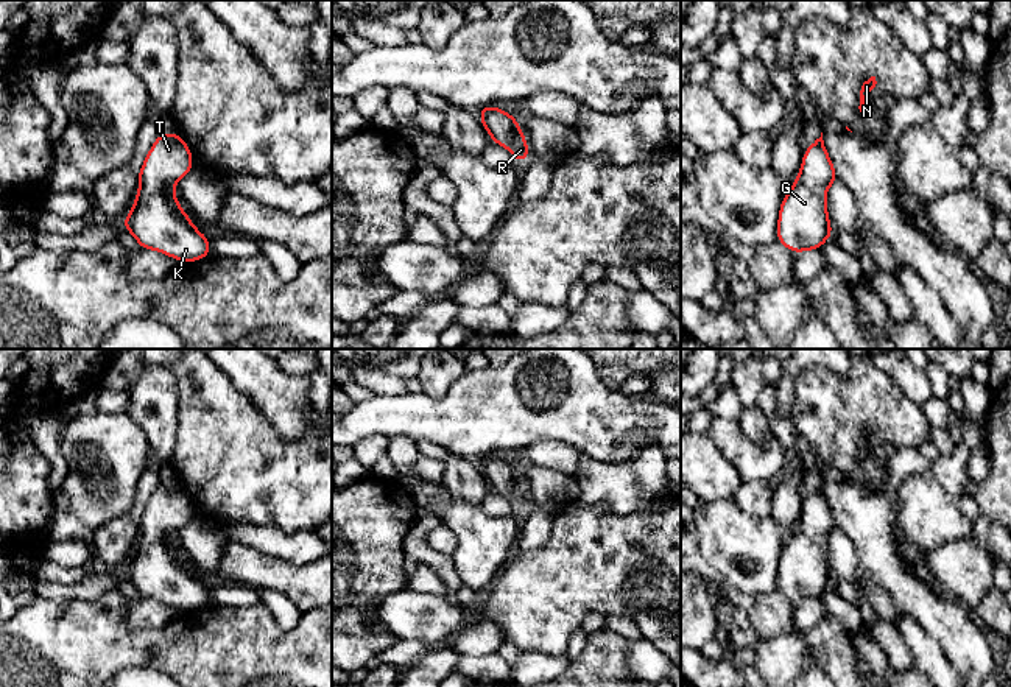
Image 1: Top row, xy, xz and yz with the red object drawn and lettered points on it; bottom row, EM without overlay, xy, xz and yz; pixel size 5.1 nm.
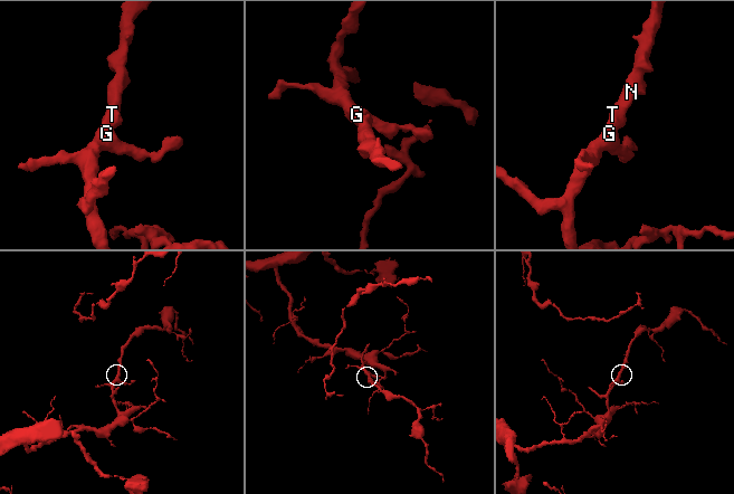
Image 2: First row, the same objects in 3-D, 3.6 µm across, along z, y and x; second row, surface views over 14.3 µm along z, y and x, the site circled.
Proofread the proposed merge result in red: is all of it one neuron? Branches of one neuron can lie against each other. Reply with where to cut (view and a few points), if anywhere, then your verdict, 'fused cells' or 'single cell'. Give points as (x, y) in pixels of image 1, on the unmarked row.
cut none; single cell

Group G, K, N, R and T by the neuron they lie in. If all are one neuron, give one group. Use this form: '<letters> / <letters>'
G K N R T

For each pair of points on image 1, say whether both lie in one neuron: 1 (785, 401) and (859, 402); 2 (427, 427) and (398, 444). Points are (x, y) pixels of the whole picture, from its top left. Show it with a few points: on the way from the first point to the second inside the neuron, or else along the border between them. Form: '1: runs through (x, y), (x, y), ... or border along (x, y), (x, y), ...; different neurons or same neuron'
1: border along (809, 368), (796, 379), (793, 402), (787, 416); different neurons
2: border along (390, 436), (407, 436), (415, 444); different neurons

